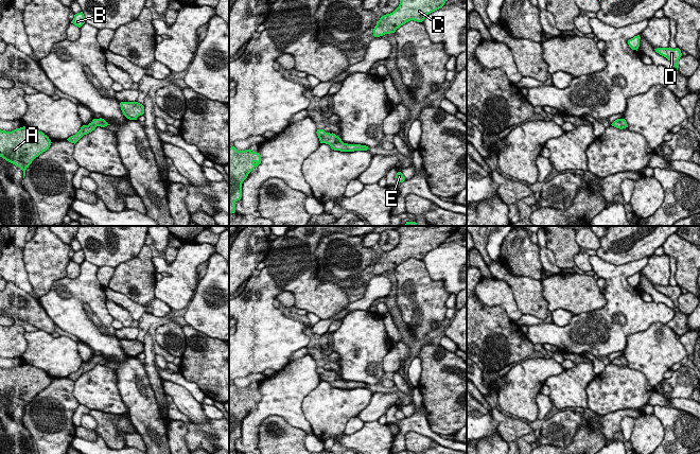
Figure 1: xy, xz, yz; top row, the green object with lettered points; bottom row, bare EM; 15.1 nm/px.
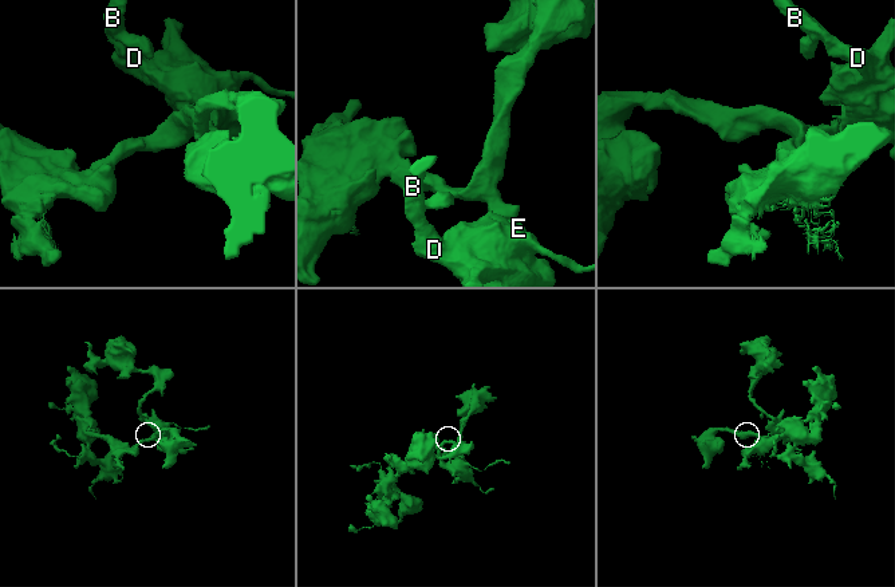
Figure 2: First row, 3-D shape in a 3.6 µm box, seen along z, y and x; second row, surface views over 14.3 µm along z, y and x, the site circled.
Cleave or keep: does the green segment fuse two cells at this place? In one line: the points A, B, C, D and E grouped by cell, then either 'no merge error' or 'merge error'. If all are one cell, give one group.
groups A B C D E; no merge error

